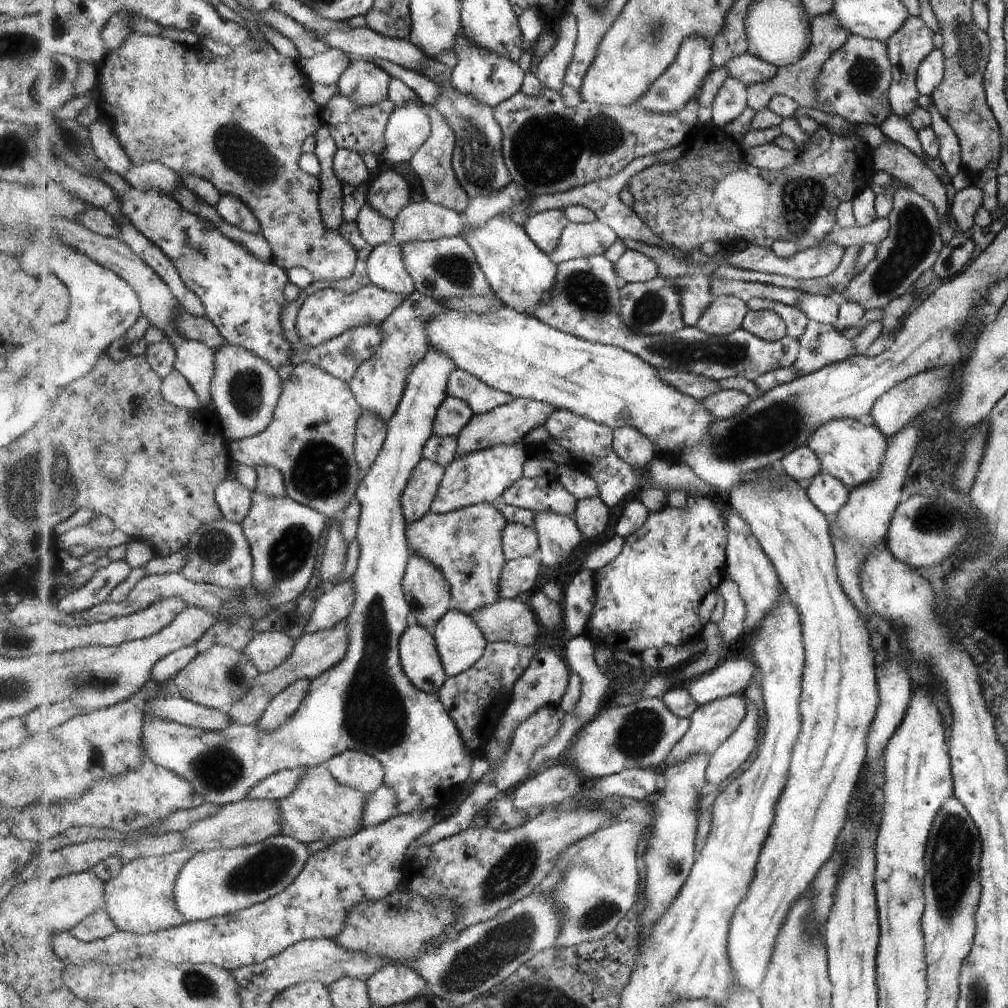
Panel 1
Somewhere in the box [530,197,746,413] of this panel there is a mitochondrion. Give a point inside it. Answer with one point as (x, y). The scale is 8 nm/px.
(591, 296)

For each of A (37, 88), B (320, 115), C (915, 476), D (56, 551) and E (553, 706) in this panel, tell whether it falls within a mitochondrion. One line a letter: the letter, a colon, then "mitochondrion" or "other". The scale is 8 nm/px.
A: mitochondrion
B: other
C: other
D: other
E: other

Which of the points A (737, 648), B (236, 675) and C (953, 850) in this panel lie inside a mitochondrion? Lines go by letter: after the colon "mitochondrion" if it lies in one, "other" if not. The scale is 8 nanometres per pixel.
A: other
B: mitochondrion
C: mitochondrion

